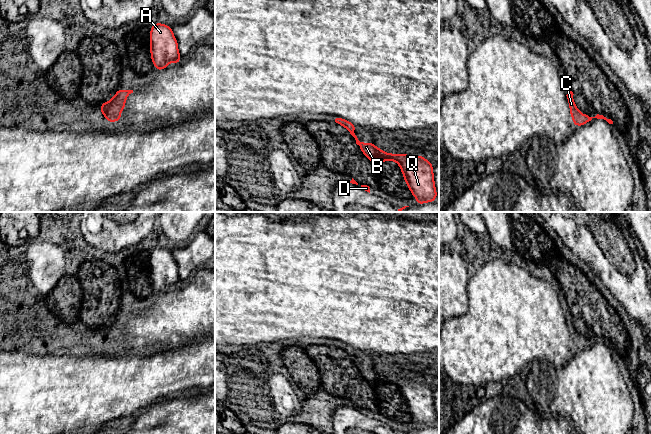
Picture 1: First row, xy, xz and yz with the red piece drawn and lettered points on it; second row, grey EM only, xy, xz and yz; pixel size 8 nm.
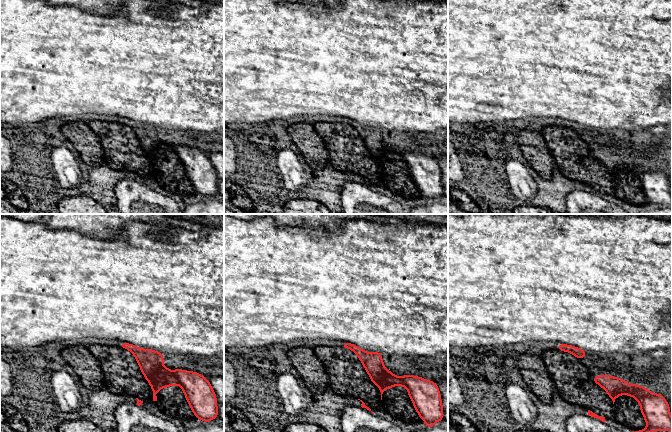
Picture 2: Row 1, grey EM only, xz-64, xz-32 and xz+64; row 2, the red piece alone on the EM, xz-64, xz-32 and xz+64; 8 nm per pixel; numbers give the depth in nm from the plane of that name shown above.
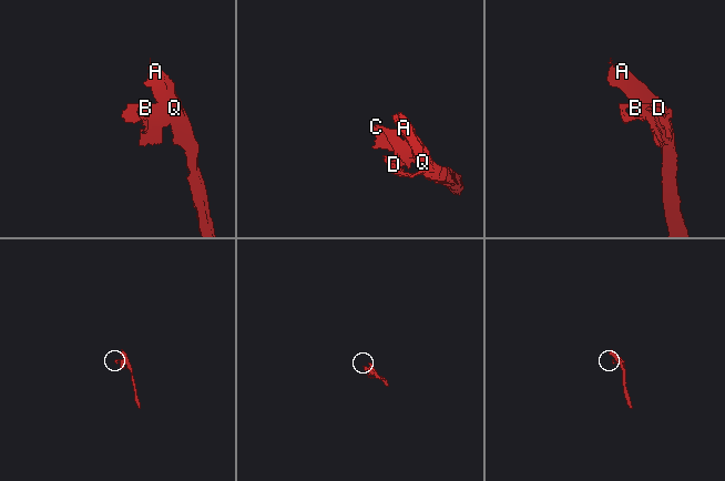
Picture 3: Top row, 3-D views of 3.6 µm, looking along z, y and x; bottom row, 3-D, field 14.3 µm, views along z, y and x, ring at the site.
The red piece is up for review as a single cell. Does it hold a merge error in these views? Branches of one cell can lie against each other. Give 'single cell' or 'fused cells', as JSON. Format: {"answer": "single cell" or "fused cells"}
{"answer": "single cell"}

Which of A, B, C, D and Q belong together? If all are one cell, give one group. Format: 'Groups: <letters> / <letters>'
Groups: A B C D Q

